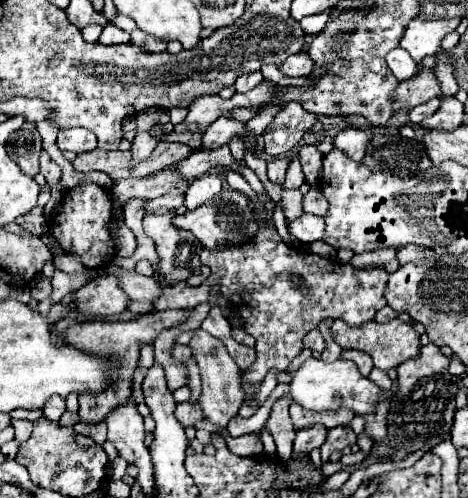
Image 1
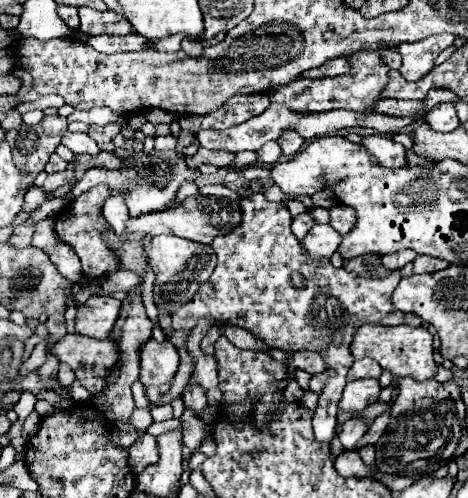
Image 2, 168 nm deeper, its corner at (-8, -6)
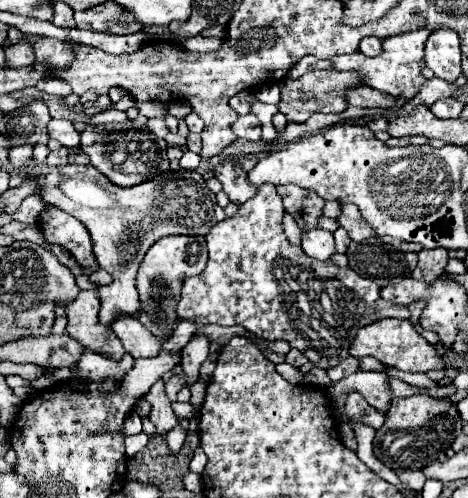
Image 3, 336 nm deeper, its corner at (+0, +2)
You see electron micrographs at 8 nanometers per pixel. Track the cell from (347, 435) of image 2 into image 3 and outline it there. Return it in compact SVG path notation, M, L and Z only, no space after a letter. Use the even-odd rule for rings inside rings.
M352 392L352 396L348 396L348 400L346 400L346 414L354 422L362 422L362 424L372 426L376 430L384 424L384 416L380 412L376 412L376 408L372 408L364 400L364 396L360 396L358 392Z

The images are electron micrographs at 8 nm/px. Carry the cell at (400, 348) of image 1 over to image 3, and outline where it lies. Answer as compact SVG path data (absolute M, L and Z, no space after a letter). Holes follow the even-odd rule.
M384 318L376 320L364 328L358 330L350 354L360 358L360 356L374 356L386 366L394 366L398 370L408 370L408 372L428 372L428 370L444 370L444 360L436 352L432 344L428 344L416 328L408 320L396 320L396 318Z

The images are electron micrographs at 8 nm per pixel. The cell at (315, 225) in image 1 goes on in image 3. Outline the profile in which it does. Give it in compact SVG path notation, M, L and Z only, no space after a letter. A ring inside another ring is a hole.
M322 228L308 230L302 234L302 250L316 260L328 260L336 248L334 248L334 238L332 232L326 232Z

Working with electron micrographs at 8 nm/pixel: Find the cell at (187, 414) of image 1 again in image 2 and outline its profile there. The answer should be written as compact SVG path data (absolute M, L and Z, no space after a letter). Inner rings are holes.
M188 382L186 390L184 390L184 394L182 394L182 400L184 400L184 406L186 406L188 410L192 410L196 416L200 416L200 412L208 406L208 402L206 402L206 392L204 392L200 386L196 386L194 382Z

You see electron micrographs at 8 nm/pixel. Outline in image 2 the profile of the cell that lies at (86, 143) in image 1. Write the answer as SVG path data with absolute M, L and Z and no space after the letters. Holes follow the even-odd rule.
M64 132L62 144L66 148L70 148L74 154L90 154L90 156L96 156L100 152L98 144L88 134L84 134L84 132Z

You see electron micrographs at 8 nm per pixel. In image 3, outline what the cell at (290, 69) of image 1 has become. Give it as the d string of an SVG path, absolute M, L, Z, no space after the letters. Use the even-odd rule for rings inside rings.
M424 30L388 36L386 40L382 40L382 54L368 58L362 52L356 51L350 55L334 56L332 58L333 67L338 71L356 72L364 80L364 84L368 84L384 94L390 94L390 96L402 98L402 100L410 100L420 90L420 84L424 84L424 80L426 80L422 76L422 68L426 66L424 44L426 44L428 36L430 36L430 32L424 32Z

